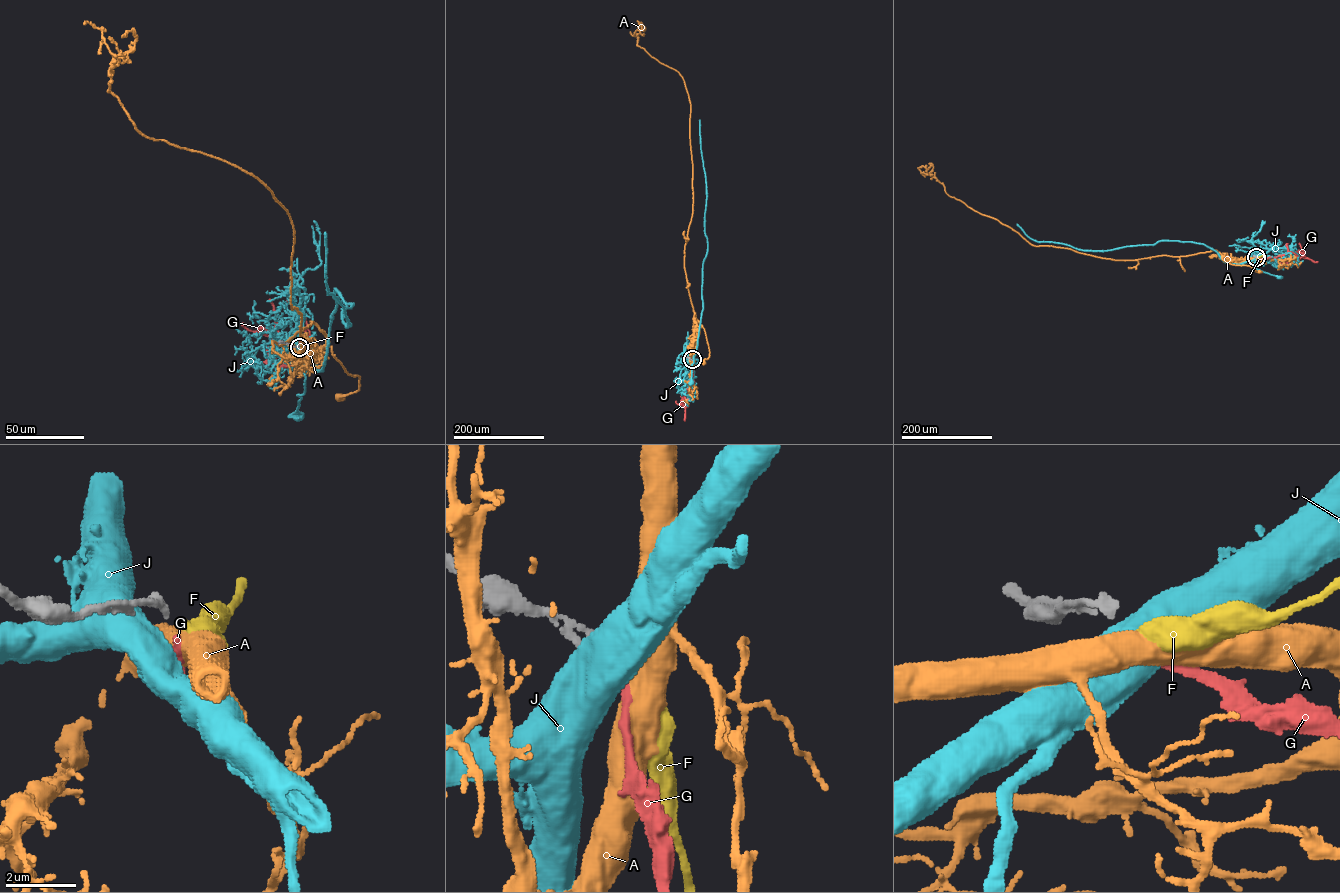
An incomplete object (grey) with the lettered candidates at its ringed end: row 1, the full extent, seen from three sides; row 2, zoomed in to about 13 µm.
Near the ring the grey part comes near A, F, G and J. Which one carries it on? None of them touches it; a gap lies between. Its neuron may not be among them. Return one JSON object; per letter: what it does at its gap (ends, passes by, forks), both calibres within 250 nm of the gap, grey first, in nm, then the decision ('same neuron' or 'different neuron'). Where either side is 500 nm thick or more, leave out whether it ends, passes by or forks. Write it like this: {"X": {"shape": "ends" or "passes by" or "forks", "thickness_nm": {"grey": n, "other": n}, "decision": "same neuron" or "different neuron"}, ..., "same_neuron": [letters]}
{"A": {"thickness_nm": {"grey": 300, "other": 800}, "decision": "different neuron"}, "F": {"thickness_nm": {"grey": 300, "other": 500}, "decision": "different neuron"}, "G": {"shape": "ends", "thickness_nm": {"grey": 300, "other": 190}, "decision": "same neuron"}, "J": {"thickness_nm": {"grey": 300, "other": 750}, "decision": "different neuron"}, "same_neuron": ["G"]}

